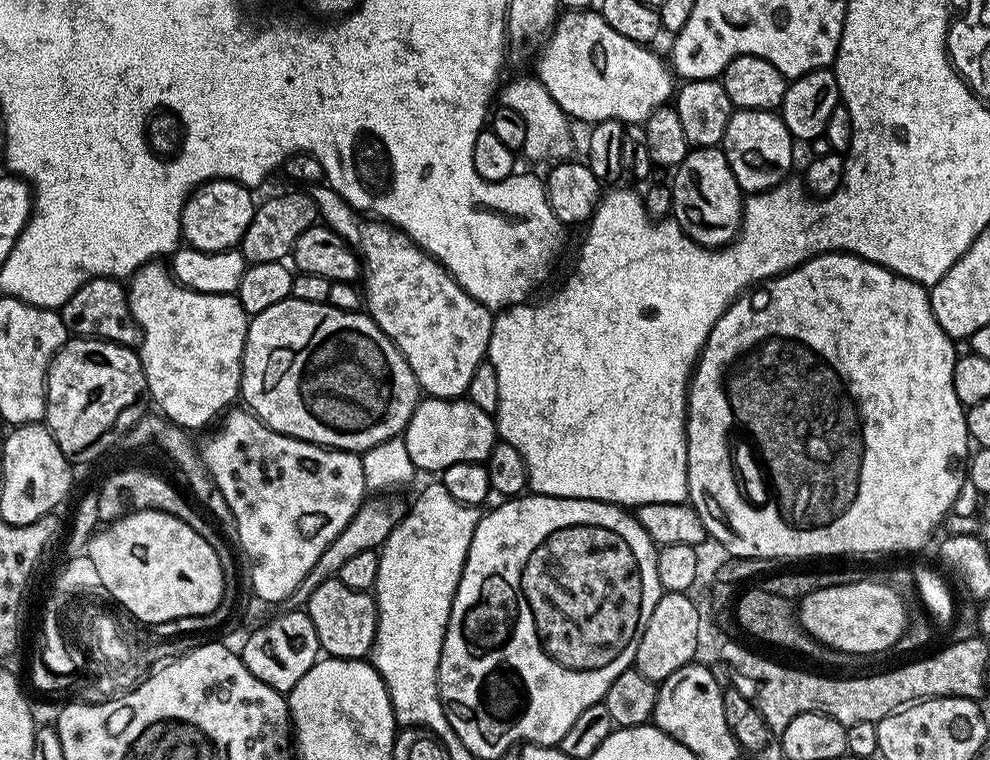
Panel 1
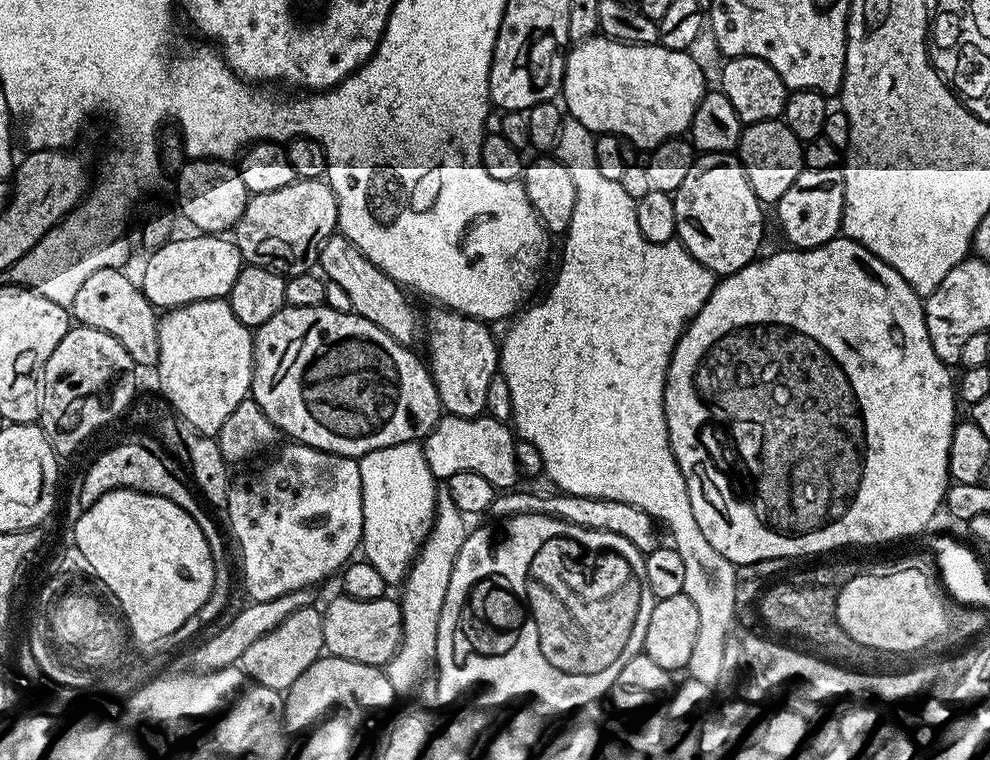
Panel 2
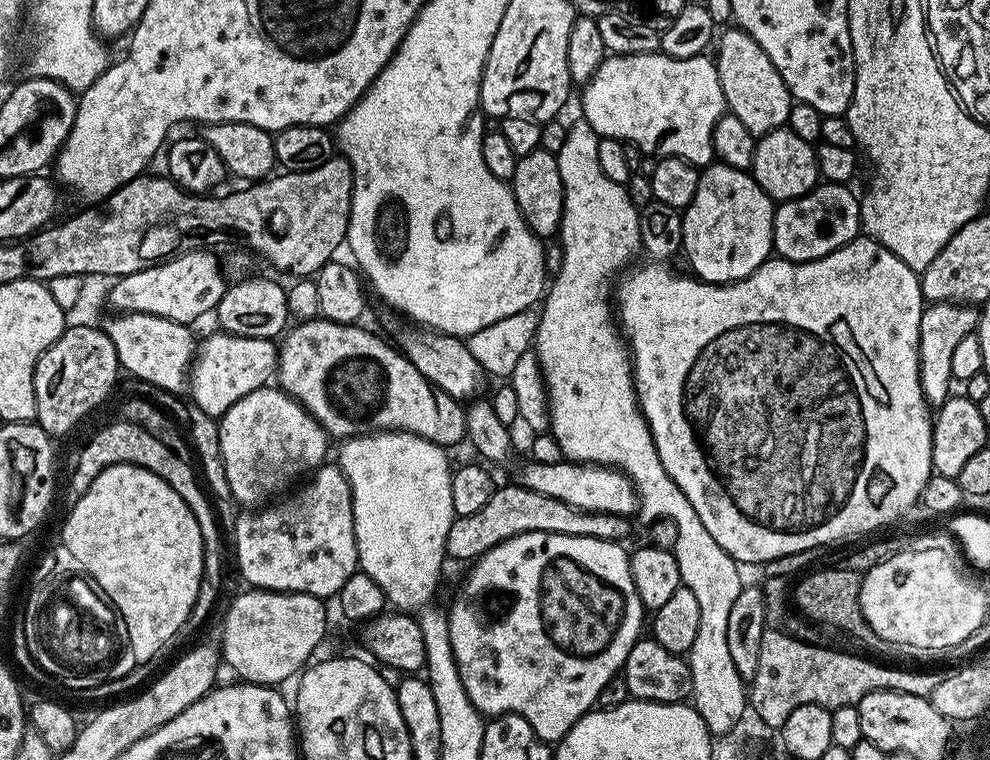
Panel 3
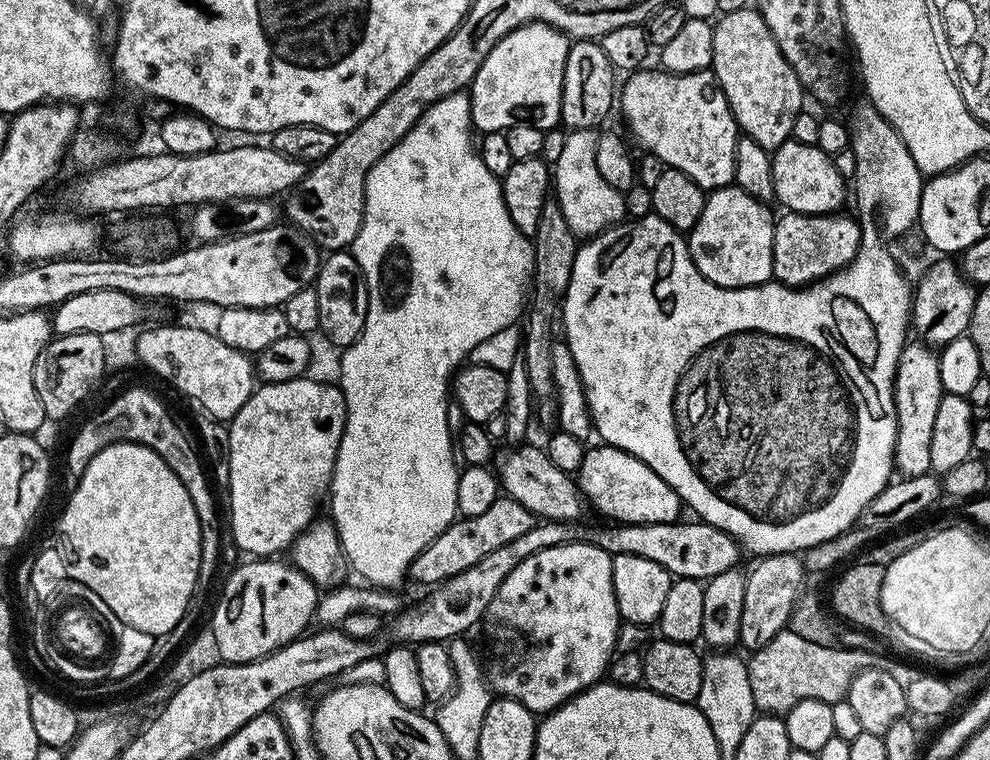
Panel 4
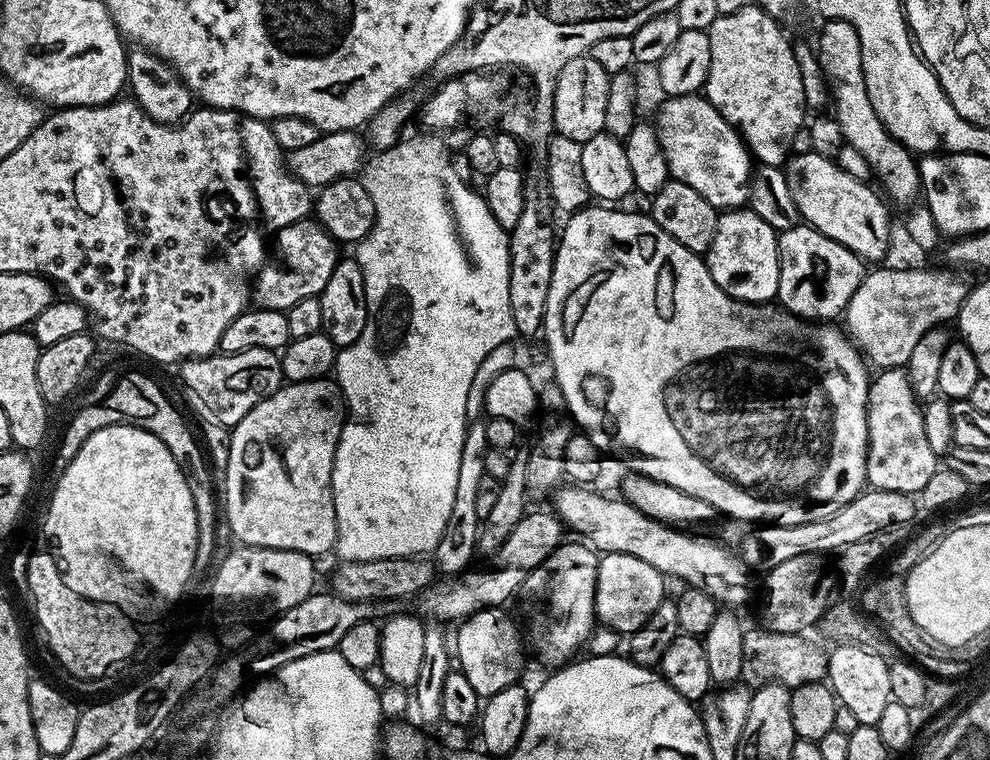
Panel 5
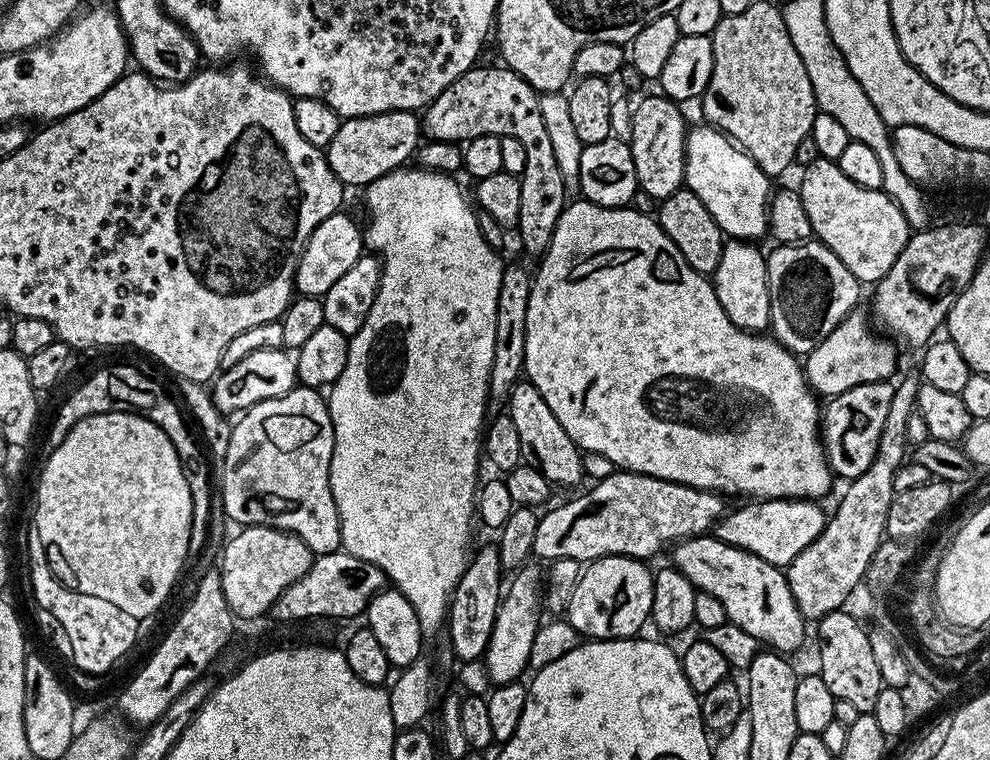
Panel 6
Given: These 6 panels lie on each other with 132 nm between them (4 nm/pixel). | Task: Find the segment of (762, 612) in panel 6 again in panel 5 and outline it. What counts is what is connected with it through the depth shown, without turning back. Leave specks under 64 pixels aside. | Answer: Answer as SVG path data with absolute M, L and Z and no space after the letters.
M561 486L554 493L554 511L565 529L577 532L597 553L613 552L630 554L650 562L665 578L673 576L676 580L685 580L685 585L701 588L709 592L717 602L724 606L744 604L751 594L748 585L750 569L735 551L727 552L723 543L715 544L707 535L685 532L663 524L638 510L623 498L607 500L600 492L588 486Z

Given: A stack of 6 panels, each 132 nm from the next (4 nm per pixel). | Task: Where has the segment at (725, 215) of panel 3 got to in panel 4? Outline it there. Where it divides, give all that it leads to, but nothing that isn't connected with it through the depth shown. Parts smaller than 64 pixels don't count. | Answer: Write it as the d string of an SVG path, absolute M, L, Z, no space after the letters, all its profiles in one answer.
M729 186L727 188L711 189L704 197L704 205L702 206L702 218L698 218L698 222L693 226L692 231L687 233L688 253L692 255L692 261L698 266L698 270L710 282L714 282L723 288L753 288L756 284L766 284L773 279L772 274L772 230L774 227L774 215L767 203L763 200L756 200L750 194L746 194L746 190Z

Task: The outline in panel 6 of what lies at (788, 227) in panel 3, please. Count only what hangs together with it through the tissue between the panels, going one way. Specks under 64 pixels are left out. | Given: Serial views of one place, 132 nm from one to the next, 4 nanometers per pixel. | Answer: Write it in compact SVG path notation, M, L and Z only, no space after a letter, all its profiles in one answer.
M819 242L807 244L782 244L773 247L773 252L767 253L768 285L770 286L770 332L779 340L783 348L789 348L797 357L807 357L808 353L826 338L853 312L860 300L862 285L859 280L846 270L846 266L828 247Z

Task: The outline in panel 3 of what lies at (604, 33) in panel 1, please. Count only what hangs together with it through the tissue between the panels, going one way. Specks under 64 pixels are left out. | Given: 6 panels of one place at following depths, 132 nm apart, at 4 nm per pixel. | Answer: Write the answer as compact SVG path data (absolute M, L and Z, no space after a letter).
M661 51L625 56L608 54L581 92L584 92L580 96L580 104L584 107L582 118L597 136L621 141L633 149L641 148L641 153L653 158L680 156L697 166L713 163L712 131L718 118L725 115L726 105L716 61L711 55L701 54L683 60L666 56Z

